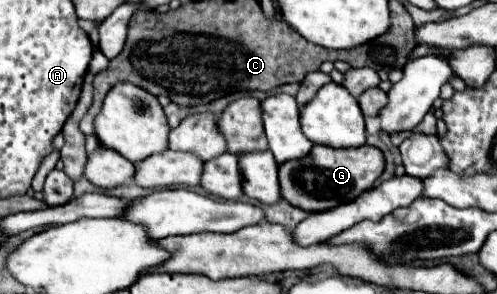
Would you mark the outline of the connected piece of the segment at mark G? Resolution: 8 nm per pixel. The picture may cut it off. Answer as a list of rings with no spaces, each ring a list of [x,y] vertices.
[[[314,145],[308,157],[286,161],[280,165],[280,187],[282,197],[294,207],[306,211],[328,211],[338,205],[350,203],[360,193],[372,189],[374,181],[384,171],[384,153],[378,147],[362,145],[358,149],[326,149],[324,145]]]

